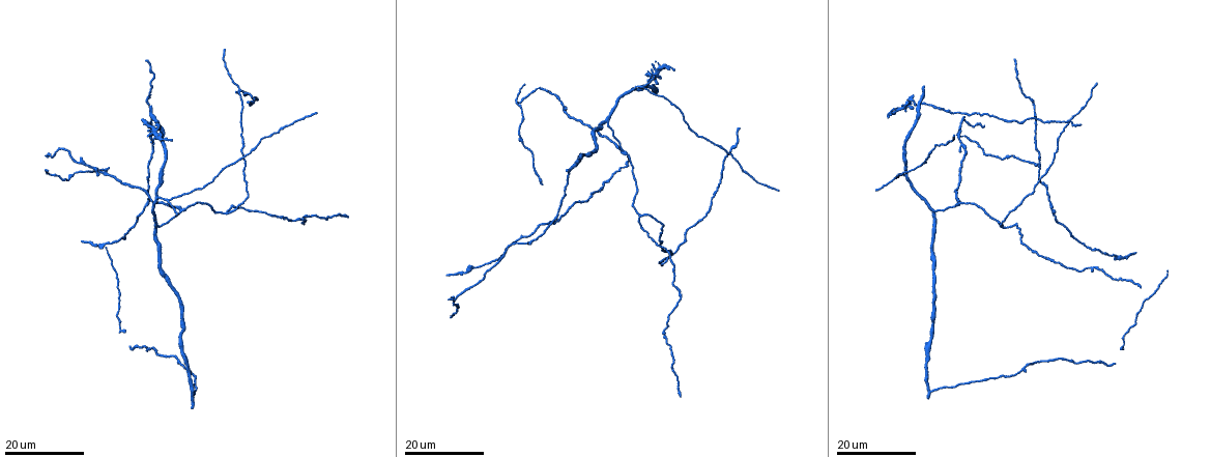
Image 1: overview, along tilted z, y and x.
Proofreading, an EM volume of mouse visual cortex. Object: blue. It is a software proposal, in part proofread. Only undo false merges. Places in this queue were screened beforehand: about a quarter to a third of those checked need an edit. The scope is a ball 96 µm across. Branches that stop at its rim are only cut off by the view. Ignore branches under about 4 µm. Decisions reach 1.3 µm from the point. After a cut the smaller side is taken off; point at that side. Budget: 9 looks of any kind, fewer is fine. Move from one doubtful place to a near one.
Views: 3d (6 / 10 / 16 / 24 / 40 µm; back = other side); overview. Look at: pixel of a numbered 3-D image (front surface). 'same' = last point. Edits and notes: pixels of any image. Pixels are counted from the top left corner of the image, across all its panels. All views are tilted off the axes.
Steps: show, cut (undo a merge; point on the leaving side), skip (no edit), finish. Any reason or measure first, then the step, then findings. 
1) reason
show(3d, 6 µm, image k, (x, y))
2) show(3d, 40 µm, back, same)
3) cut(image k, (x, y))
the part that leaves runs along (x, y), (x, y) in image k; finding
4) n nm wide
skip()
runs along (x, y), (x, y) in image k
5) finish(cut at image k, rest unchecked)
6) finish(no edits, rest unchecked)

show(3d, 24 µm, image 1, (632, 91))

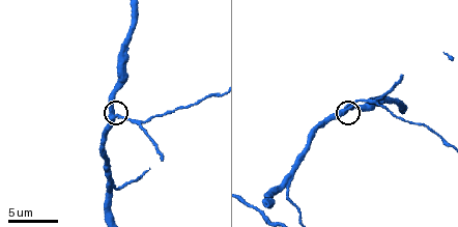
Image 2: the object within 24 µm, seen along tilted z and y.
show(3d, 6 µm, image 2, (115, 115))

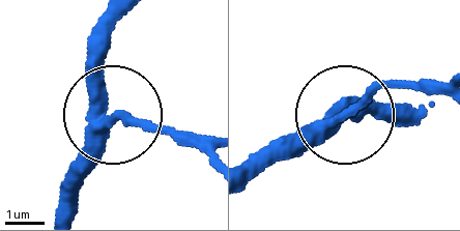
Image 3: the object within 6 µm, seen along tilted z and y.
other side
show(3d, 6 µm, back, image 3, (110, 119))

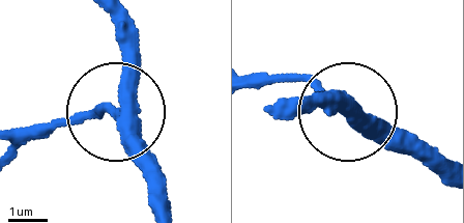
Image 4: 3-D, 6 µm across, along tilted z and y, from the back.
290 nm wide
skip()
runs along (440, 176), (315, 100) in image 4; one neuron here

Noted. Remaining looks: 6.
arms part here
show(3d, 16 µm, image 1, (181, 210))

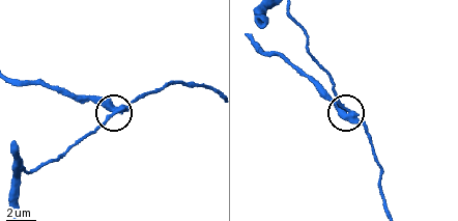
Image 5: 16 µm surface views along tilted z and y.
show(3d, 10 µm, image 5, (348, 117))

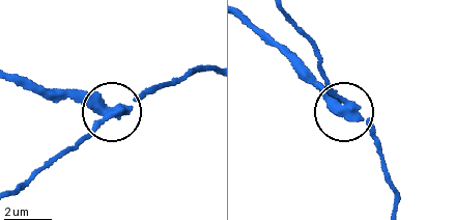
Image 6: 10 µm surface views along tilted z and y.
380 nm wide
cut(image 6, (84, 100))
the part that leaves runs along (117, 111), (13, 76) in image 6; a second neuron is stuck on

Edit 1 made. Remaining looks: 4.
show(overview)

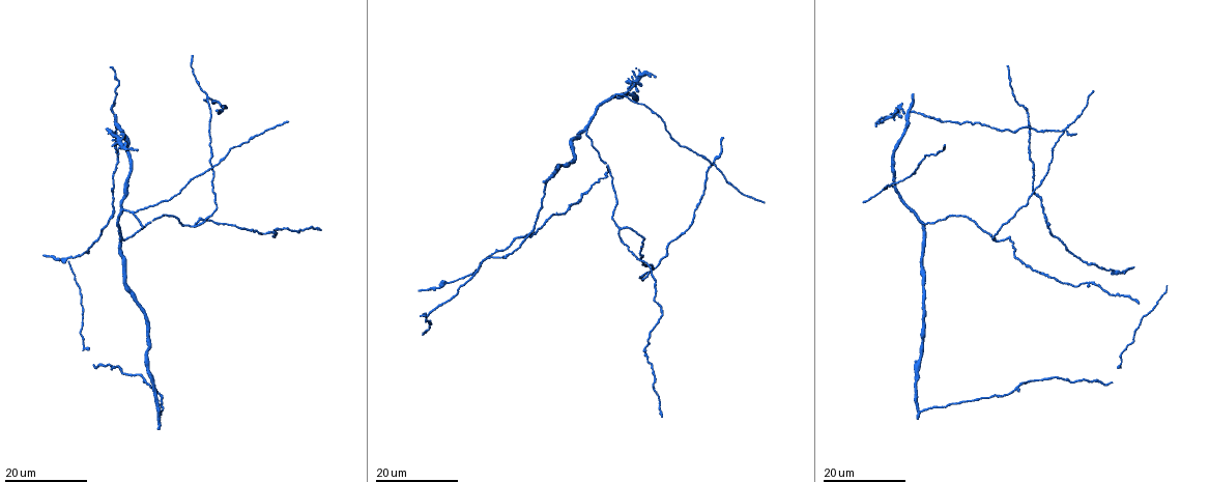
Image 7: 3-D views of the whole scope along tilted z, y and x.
three-way junction
show(3d, 16 µm, image 7, (998, 242))

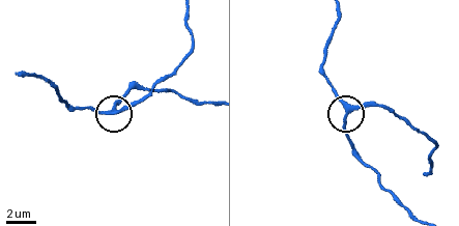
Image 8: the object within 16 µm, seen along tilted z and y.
show(3d, 10 µm, image 8, (115, 109))

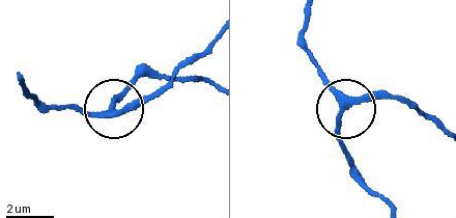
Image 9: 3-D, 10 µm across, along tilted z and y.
skip()
runs along (309, 12), (305, 45), (341, 104), (338, 137), (350, 173) in image 9; all the same neuron

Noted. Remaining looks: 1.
finish(cut at image 6, rest unchecked)

